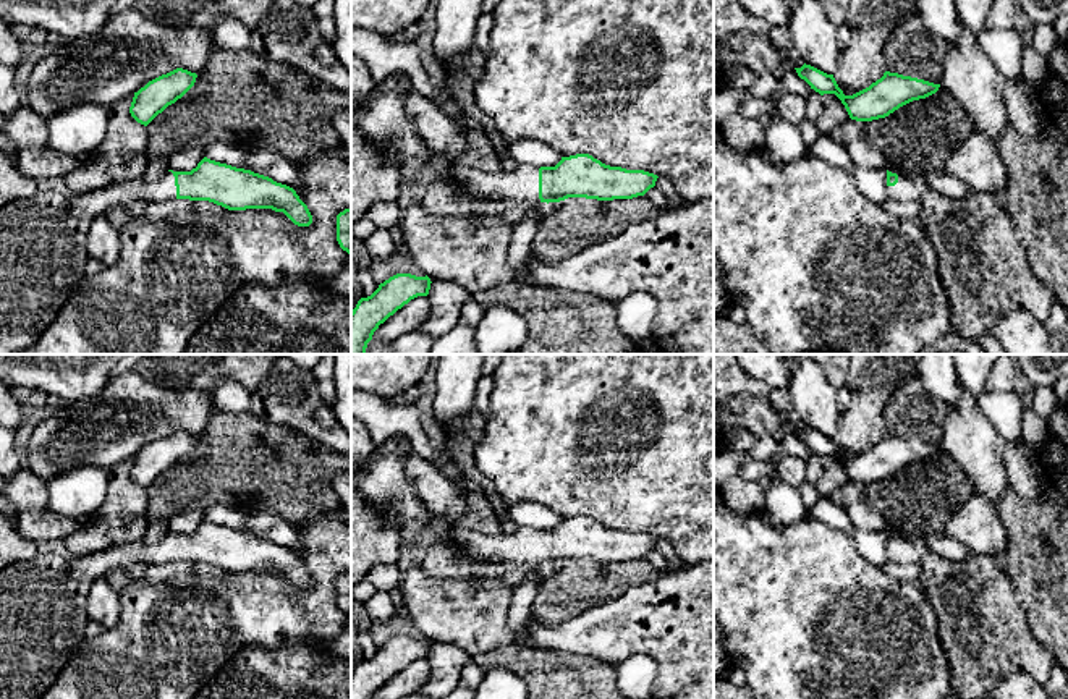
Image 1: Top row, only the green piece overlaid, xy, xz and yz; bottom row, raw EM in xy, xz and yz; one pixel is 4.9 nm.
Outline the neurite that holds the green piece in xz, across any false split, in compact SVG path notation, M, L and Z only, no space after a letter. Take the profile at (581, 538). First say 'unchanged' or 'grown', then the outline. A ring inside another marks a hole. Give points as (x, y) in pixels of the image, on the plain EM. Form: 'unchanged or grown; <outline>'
grown; M589 516L562 519L555 529L513 527L505 534L451 529L461 560L560 565L568 560L633 561L655 549L657 537L610 529Z

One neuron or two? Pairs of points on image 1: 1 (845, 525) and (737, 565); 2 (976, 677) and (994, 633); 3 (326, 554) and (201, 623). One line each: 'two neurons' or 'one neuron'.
1: two neurons
2: one neuron
3: one neuron

